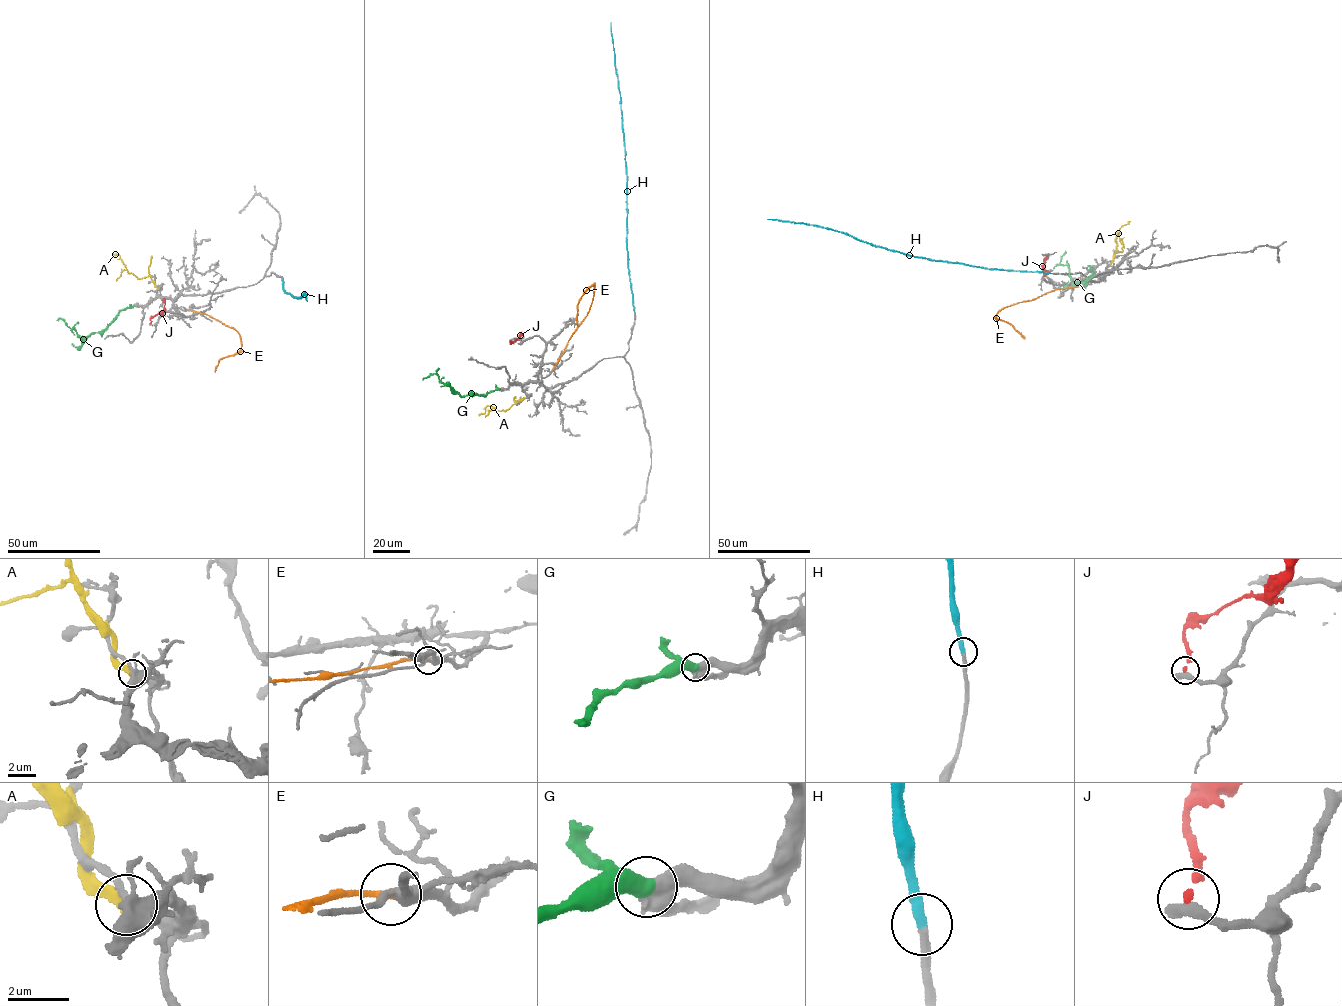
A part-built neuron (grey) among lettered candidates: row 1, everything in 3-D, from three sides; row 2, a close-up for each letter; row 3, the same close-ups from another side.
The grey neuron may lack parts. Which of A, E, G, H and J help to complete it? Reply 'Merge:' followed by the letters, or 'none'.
Merge: G, H

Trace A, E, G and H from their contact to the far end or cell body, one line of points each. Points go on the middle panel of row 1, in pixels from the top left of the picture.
A: (524, 398), (505, 411), (488, 405), (485, 413), (479, 414)
E: (553, 369), (589, 309), (594, 284), (577, 306), (577, 324)
G: (500, 389), (483, 396), (461, 396), (441, 382), (436, 374), (423, 377)
H: (634, 311), (627, 249), (625, 147), (610, 23)

